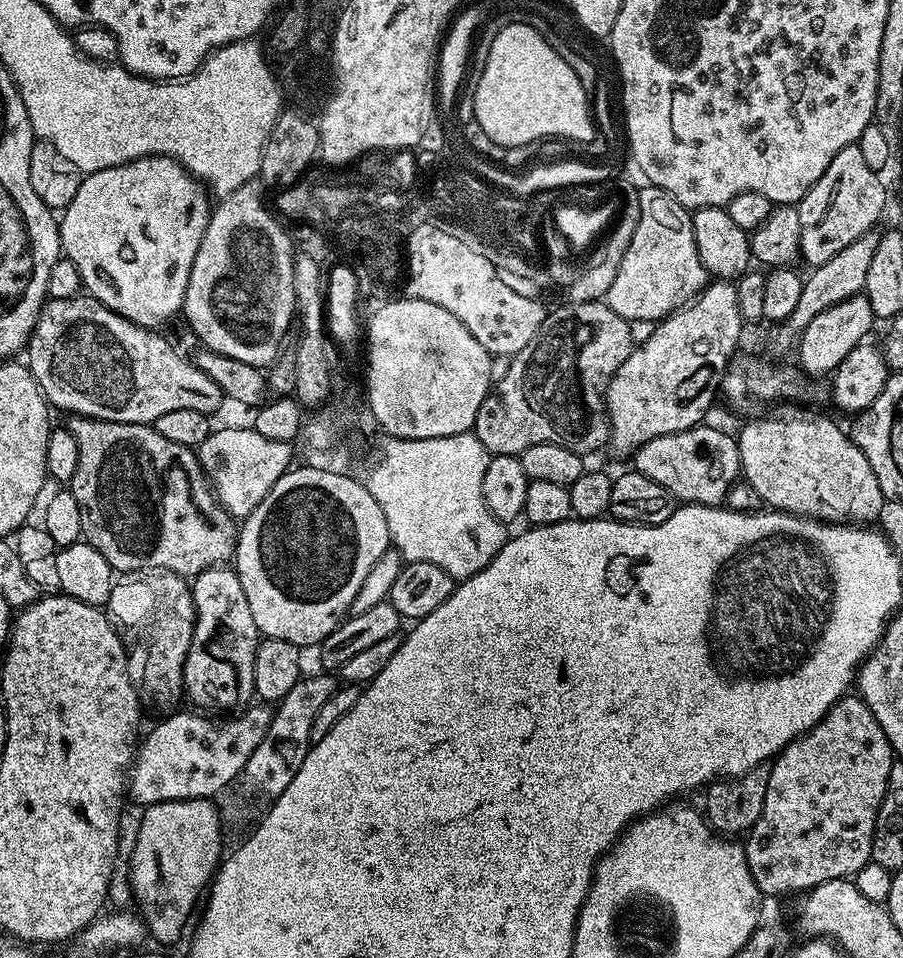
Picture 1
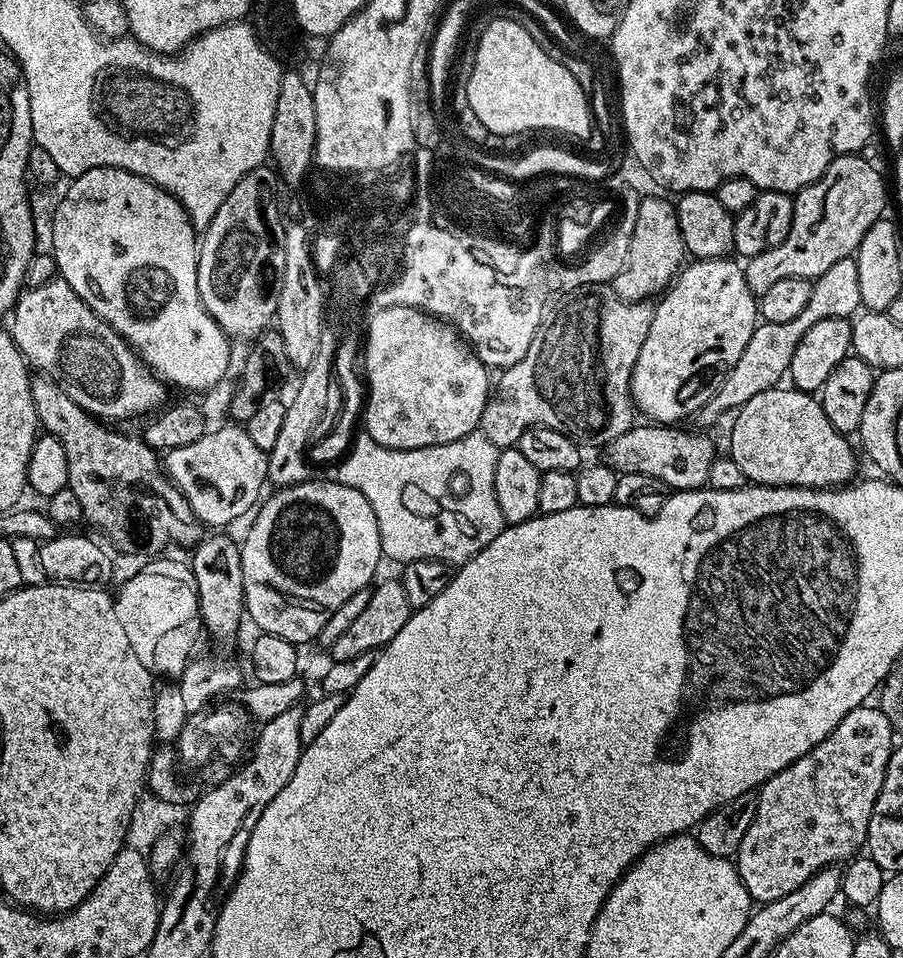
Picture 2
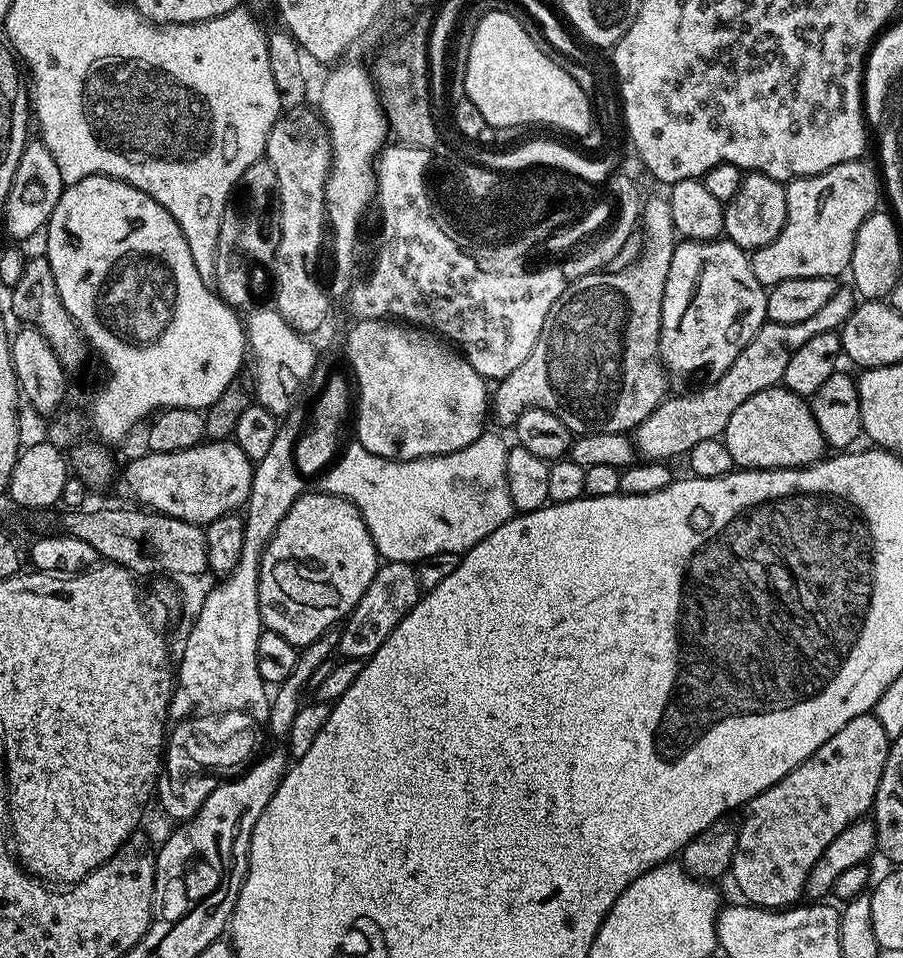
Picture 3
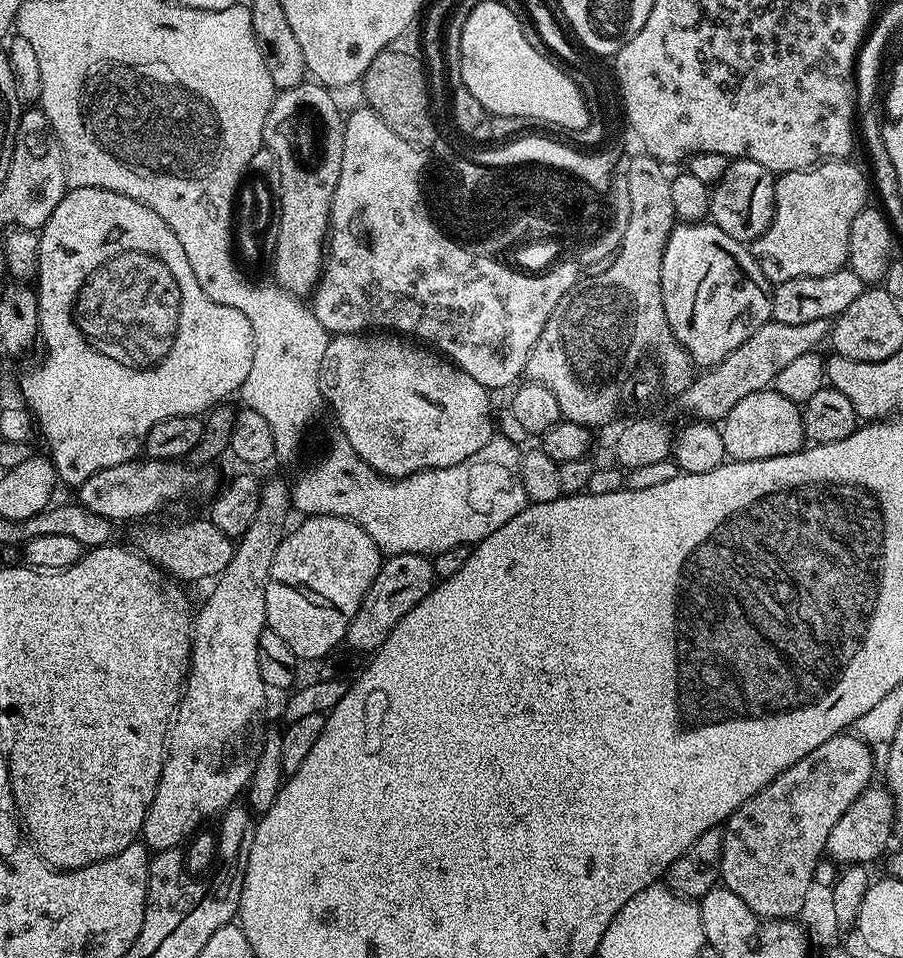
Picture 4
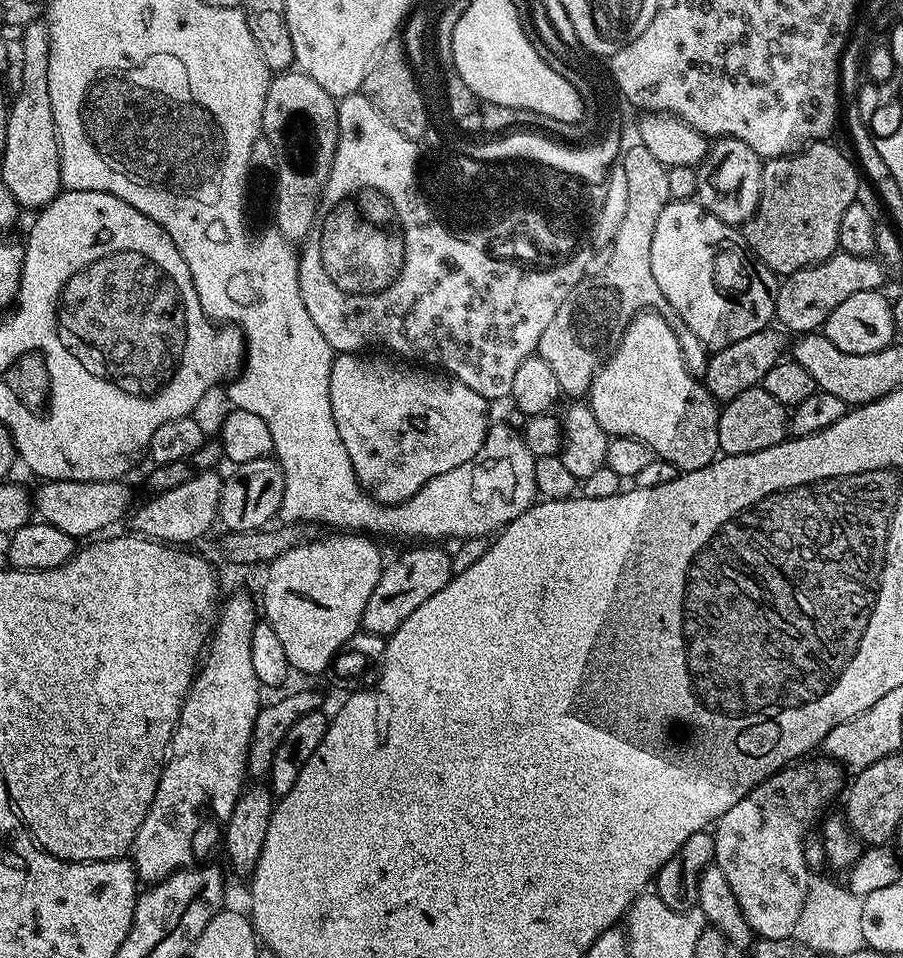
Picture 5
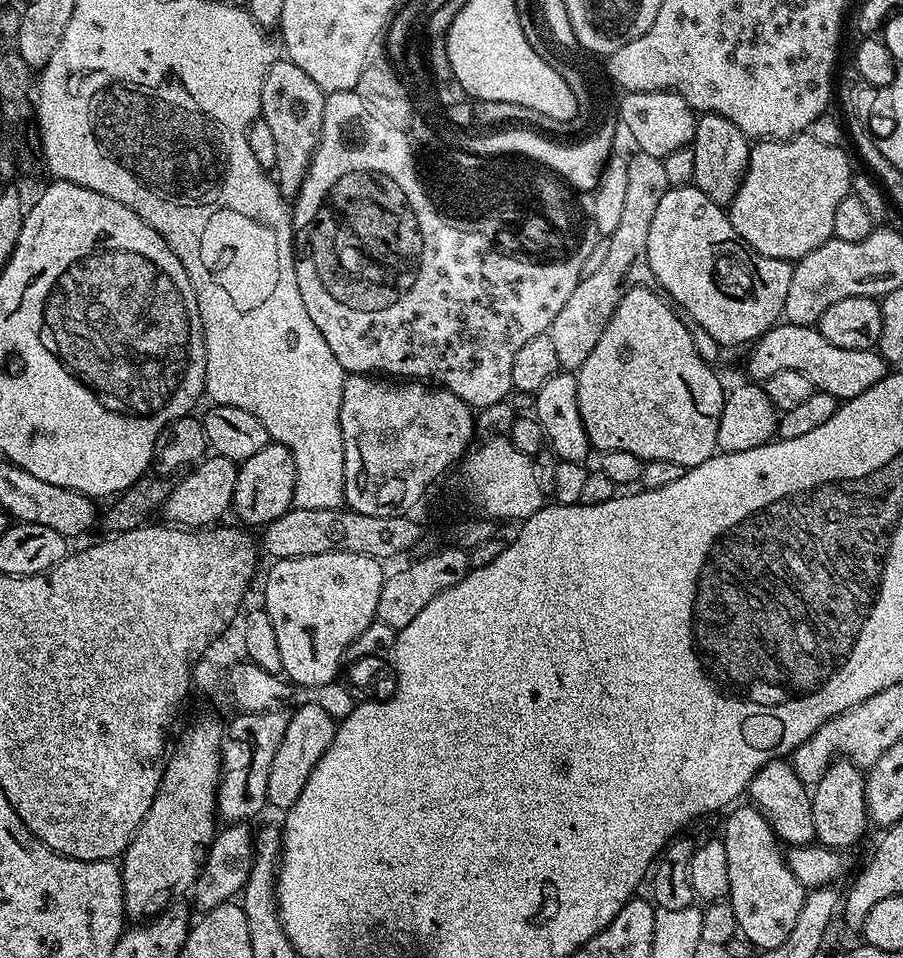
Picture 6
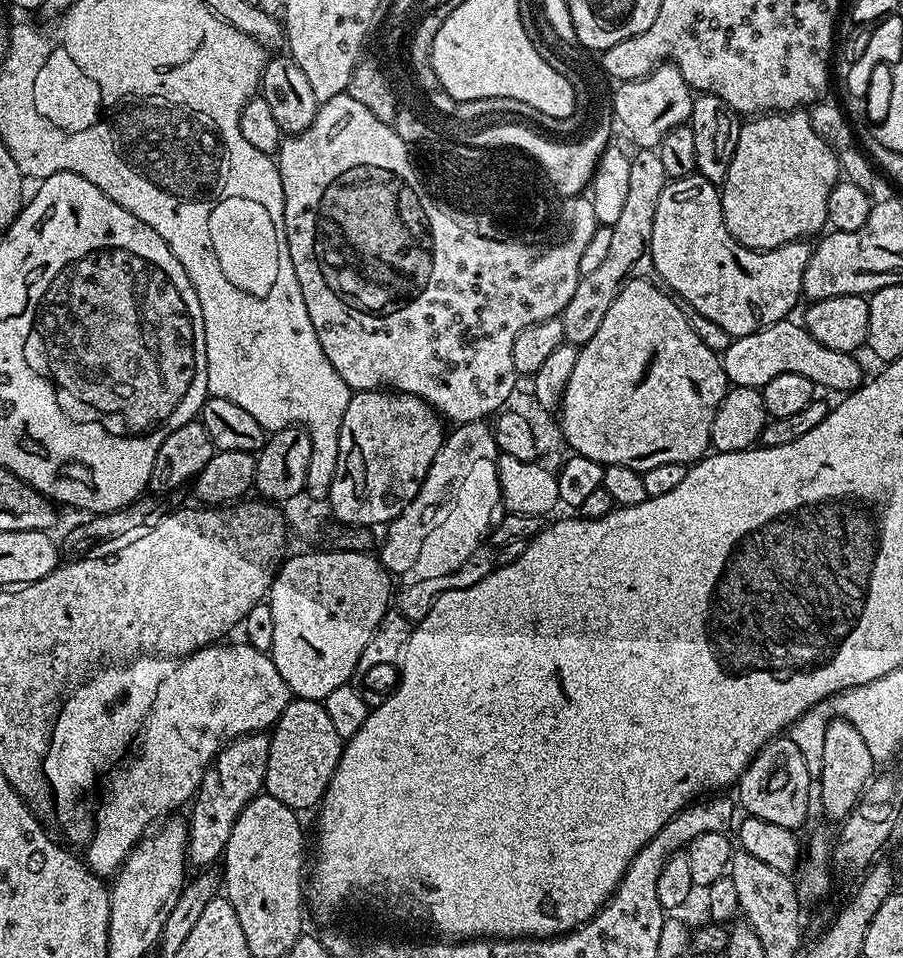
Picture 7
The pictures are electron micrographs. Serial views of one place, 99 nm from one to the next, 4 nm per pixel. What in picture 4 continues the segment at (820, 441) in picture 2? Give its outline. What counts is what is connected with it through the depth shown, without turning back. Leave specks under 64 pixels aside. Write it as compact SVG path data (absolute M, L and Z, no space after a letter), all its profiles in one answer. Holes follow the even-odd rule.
M767 387L762 389L761 392L746 394L746 398L742 398L742 402L738 402L738 406L734 406L734 410L730 410L730 414L726 414L726 418L719 425L719 430L724 455L729 461L761 460L762 458L774 458L782 454L790 454L797 451L798 448L796 436L798 440L800 408L789 404L786 398L782 398L782 394L778 394L771 387Z

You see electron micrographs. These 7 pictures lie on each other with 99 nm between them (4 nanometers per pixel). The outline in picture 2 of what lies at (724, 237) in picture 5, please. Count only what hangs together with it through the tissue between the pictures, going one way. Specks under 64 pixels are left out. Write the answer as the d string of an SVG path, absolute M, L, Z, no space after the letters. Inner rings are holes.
M721 258L719 260L697 260L685 263L680 268L678 275L675 277L674 283L659 297L660 305L657 303L652 309L652 321L650 322L650 330L646 334L646 342L642 342L642 350L638 354L638 362L634 362L634 370L632 371L632 402L637 413L645 412L649 421L655 422L660 426L672 426L677 422L684 422L687 416L695 417L700 409L707 406L710 398L714 398L714 394L724 384L724 379L730 374L733 364L738 362L738 358L742 358L742 350L746 350L746 342L750 342L750 338L754 334L758 323L758 297L750 290L750 286L746 286L746 278L744 277L743 267L732 258Z

